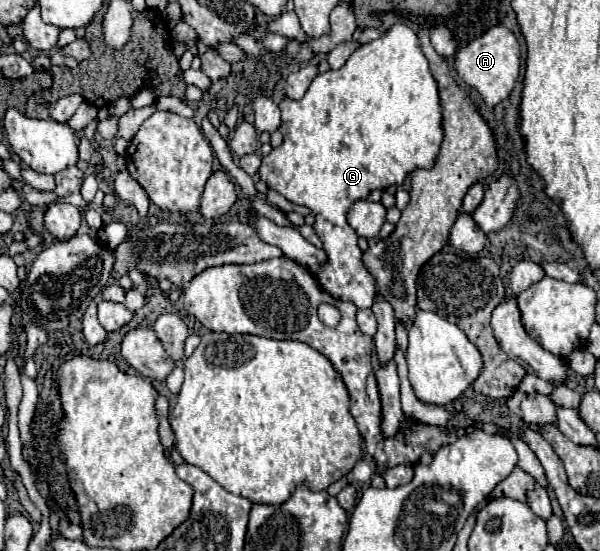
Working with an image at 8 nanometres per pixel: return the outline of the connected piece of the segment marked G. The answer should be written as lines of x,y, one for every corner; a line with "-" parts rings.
394,23
378,39
360,45
340,69
316,75
300,101
282,99
280,111
284,143
272,149
270,155
262,157
260,175
288,201
312,209
312,215
316,217
314,229
328,255
328,263
324,263
318,273
322,287
332,297
350,301
358,309
372,307
376,297
376,279
362,263
358,235
348,225
346,215
356,201
368,199
370,191
402,185
406,175
414,169
432,169
444,139
438,83
430,73
418,35
408,25

